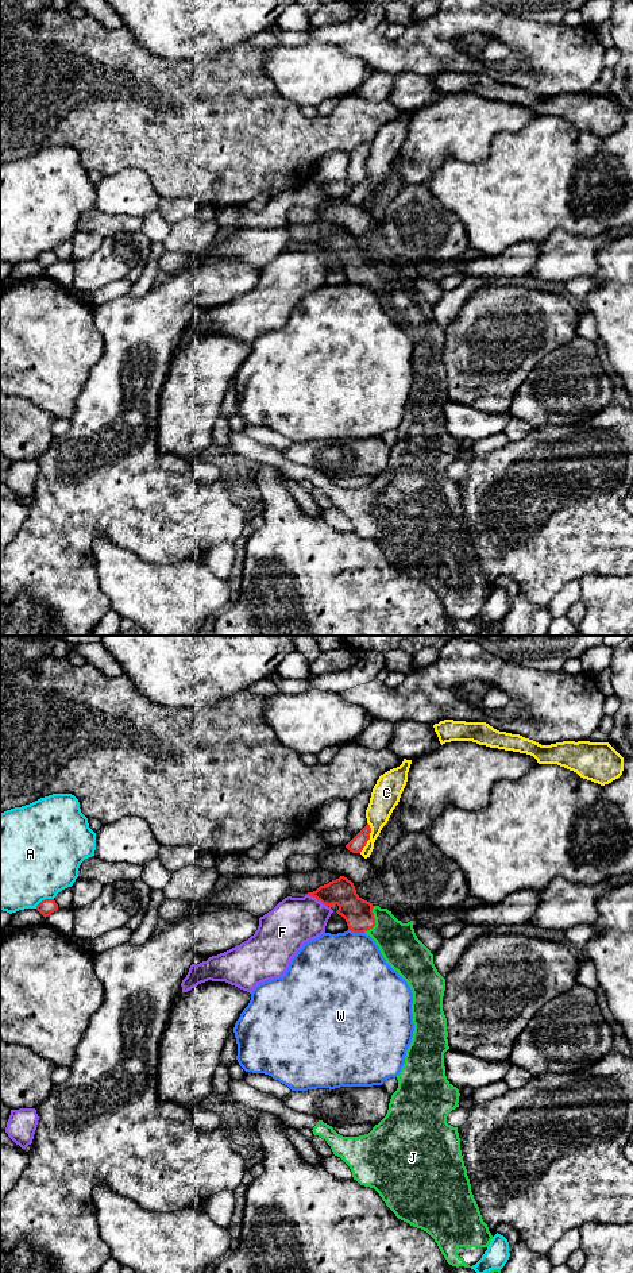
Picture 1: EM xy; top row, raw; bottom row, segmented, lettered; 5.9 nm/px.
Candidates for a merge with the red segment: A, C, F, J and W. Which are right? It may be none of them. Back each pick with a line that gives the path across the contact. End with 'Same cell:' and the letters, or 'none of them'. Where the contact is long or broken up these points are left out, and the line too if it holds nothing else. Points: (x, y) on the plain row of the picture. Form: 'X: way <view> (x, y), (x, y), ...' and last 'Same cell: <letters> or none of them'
J: way xy (358, 265), (374, 273), (398, 296)
Same cell: J

